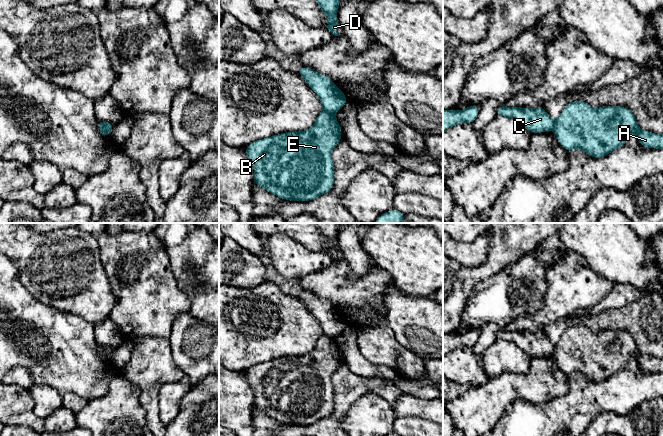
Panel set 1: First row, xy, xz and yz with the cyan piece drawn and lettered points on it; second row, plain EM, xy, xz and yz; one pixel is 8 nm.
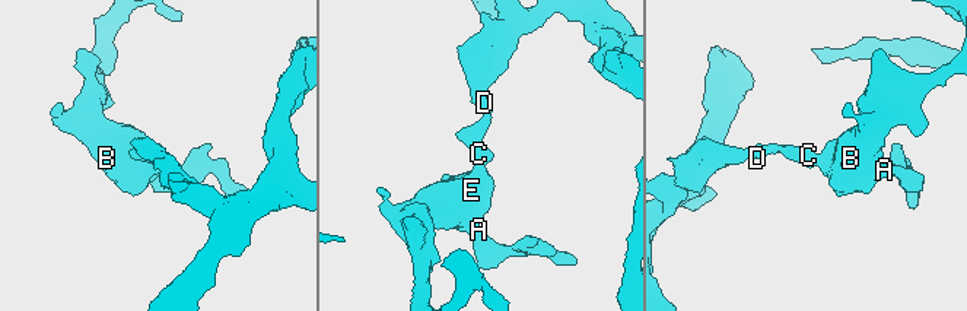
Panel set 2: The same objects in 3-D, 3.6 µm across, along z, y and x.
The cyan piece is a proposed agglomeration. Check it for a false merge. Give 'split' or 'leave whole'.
split

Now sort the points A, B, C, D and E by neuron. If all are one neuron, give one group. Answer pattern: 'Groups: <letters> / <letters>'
Groups: A B E / C D

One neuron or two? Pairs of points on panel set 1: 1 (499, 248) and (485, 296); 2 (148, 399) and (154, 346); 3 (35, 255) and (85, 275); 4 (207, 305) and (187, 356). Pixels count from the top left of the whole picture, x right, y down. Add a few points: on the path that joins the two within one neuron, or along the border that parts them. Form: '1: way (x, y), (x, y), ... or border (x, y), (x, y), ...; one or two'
1: border (511, 264), (499, 272), (486, 277), (473, 291); two
2: way (149, 386), (151, 359); one
3: way (47, 262), (73, 275); one
4: border (188, 312), (208, 324); two

